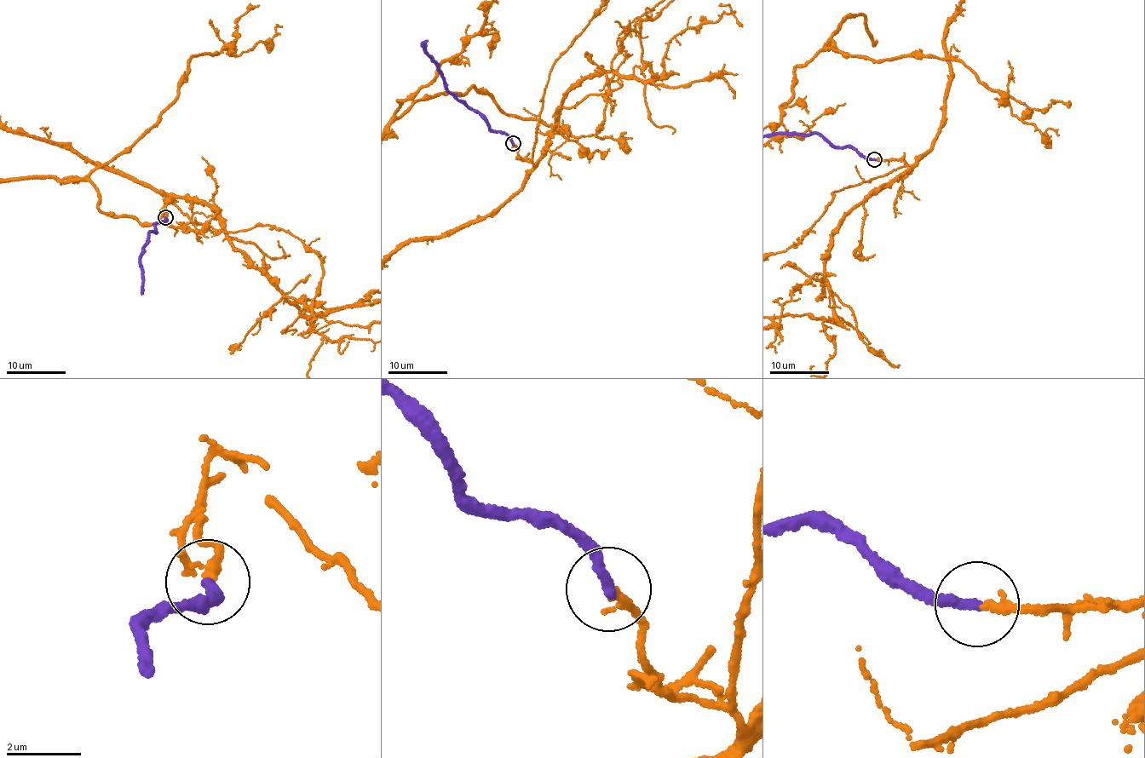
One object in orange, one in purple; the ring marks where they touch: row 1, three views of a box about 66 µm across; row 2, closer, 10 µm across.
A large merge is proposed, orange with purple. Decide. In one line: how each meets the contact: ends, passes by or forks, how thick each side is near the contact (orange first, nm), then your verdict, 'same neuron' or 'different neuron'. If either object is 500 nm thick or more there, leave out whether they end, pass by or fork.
orange ends there; purple ends there; 220 nm thick on the orange side, 280 nm on the other; different neuron

